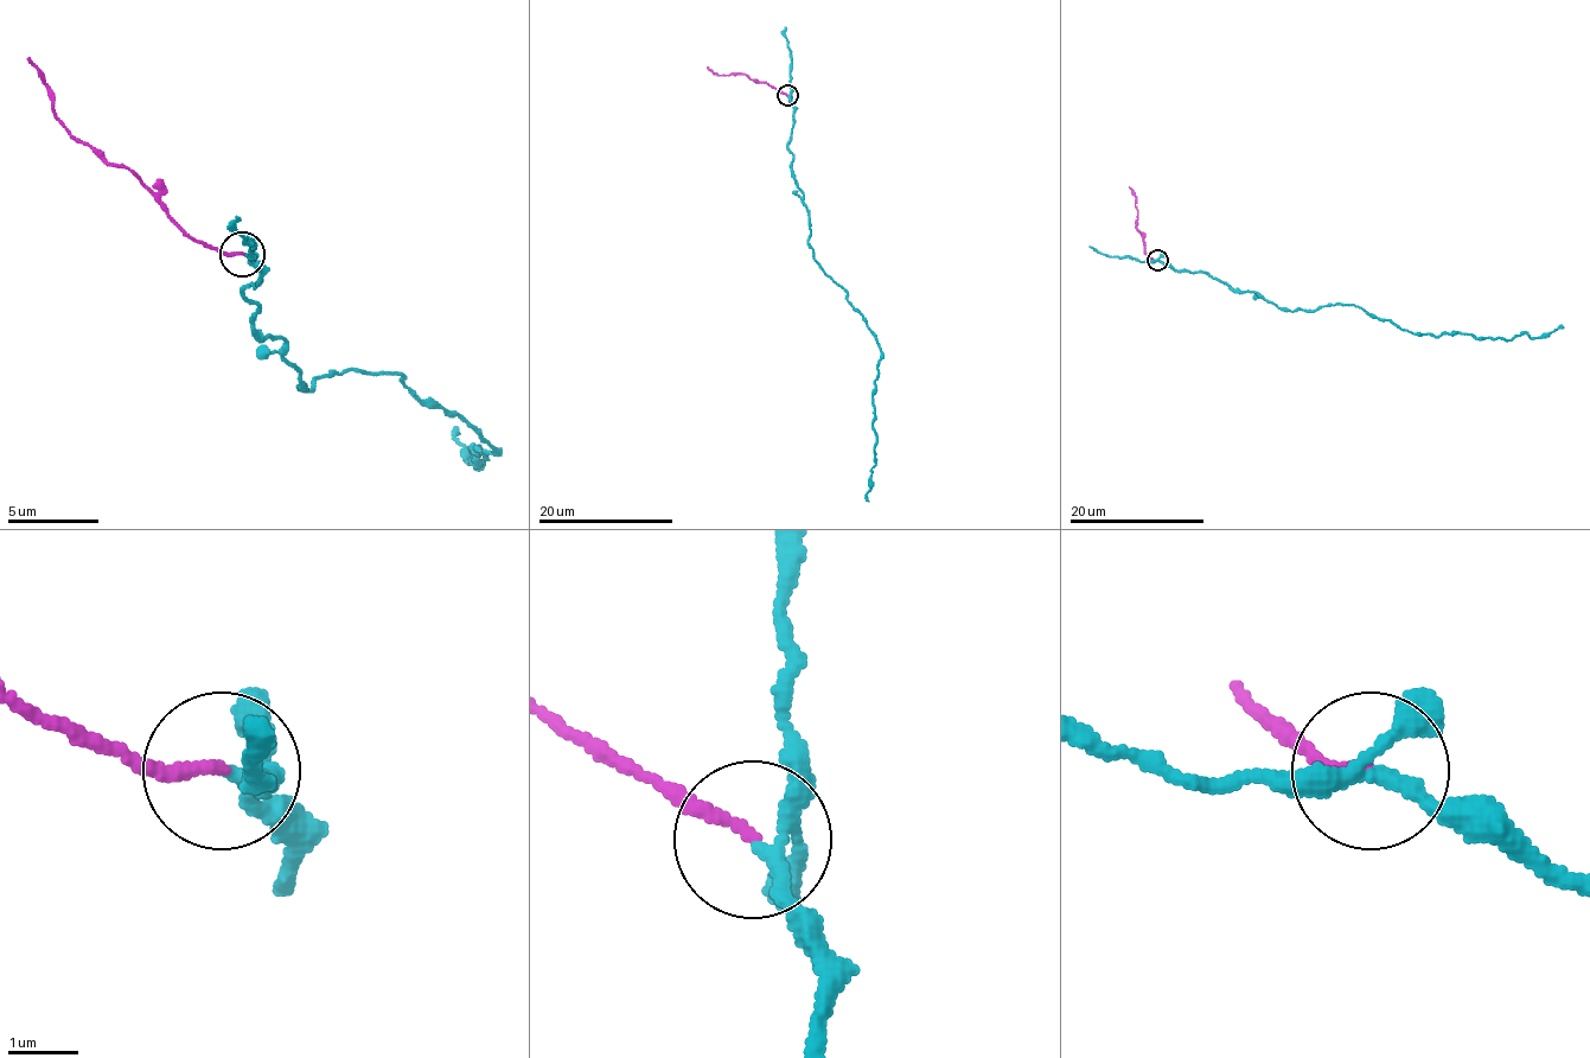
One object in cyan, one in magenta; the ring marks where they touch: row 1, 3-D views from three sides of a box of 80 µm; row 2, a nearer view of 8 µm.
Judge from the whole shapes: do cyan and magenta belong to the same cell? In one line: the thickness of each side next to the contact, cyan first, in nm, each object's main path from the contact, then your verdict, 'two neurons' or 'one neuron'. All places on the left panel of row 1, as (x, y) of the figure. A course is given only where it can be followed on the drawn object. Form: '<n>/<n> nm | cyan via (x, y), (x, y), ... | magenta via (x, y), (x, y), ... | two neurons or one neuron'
160/180 nm | cyan via (243, 253), (253, 325), (285, 343), (298, 389), (394, 370), (493, 452), (471, 461), (452, 429) | magenta via (243, 253), (221, 253), (189, 235), (126, 166), (107, 166), (57, 116), (44, 76), (26, 57) | one neuron

